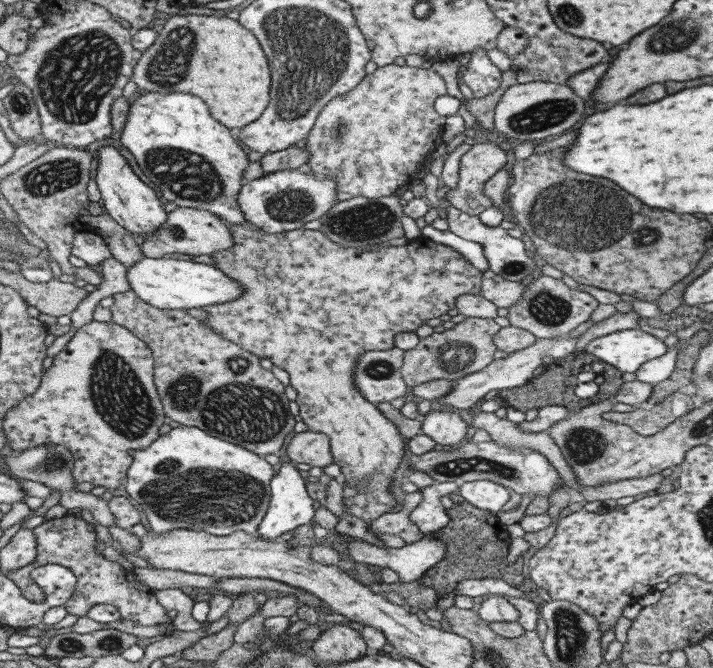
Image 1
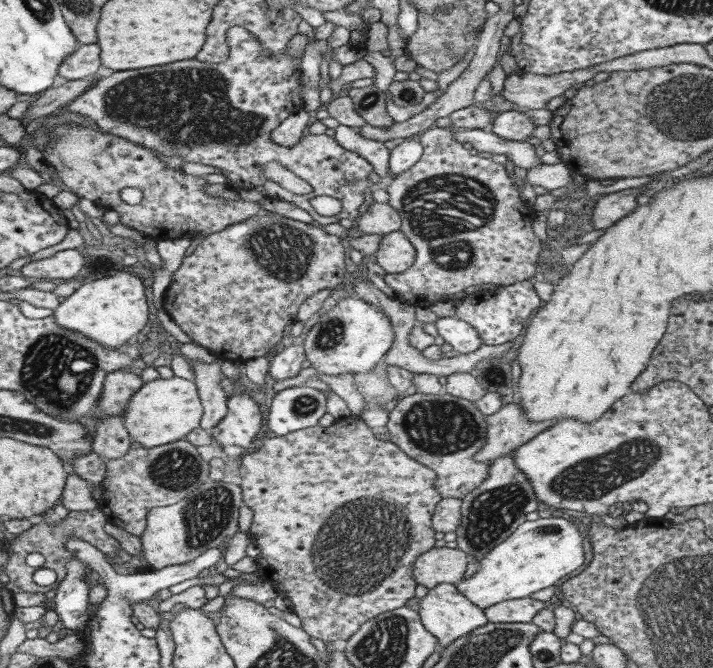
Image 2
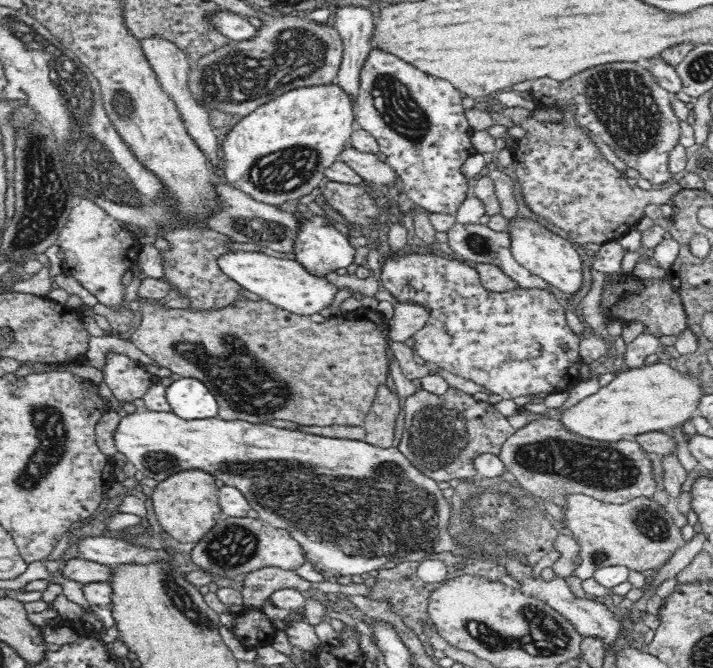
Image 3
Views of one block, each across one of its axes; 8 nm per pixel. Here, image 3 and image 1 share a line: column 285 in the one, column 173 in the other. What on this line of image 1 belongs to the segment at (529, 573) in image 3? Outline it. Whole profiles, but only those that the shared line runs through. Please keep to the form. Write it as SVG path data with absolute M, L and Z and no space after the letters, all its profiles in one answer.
M179 425L158 436L144 450L133 452L132 464L123 480L123 490L145 514L151 532L159 534L173 529L187 529L225 536L241 530L253 535L267 511L270 500L268 485L275 469L276 466L267 464L263 456L244 450L240 445L214 438L193 426Z

